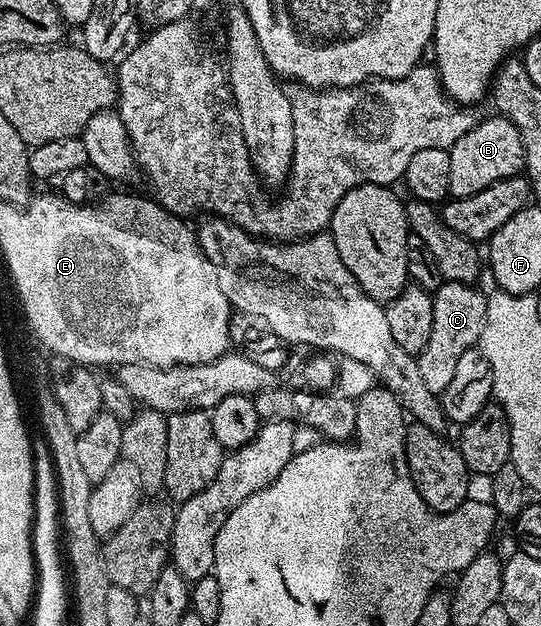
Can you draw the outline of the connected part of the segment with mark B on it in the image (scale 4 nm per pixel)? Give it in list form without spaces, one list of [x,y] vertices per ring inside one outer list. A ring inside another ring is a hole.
[[[494,114],[492,118],[482,118],[475,129],[463,133],[463,137],[459,137],[459,141],[448,148],[451,157],[449,193],[452,198],[471,197],[471,193],[479,193],[479,189],[487,189],[495,185],[495,181],[503,181],[525,171],[525,150],[519,129],[504,115]]]

